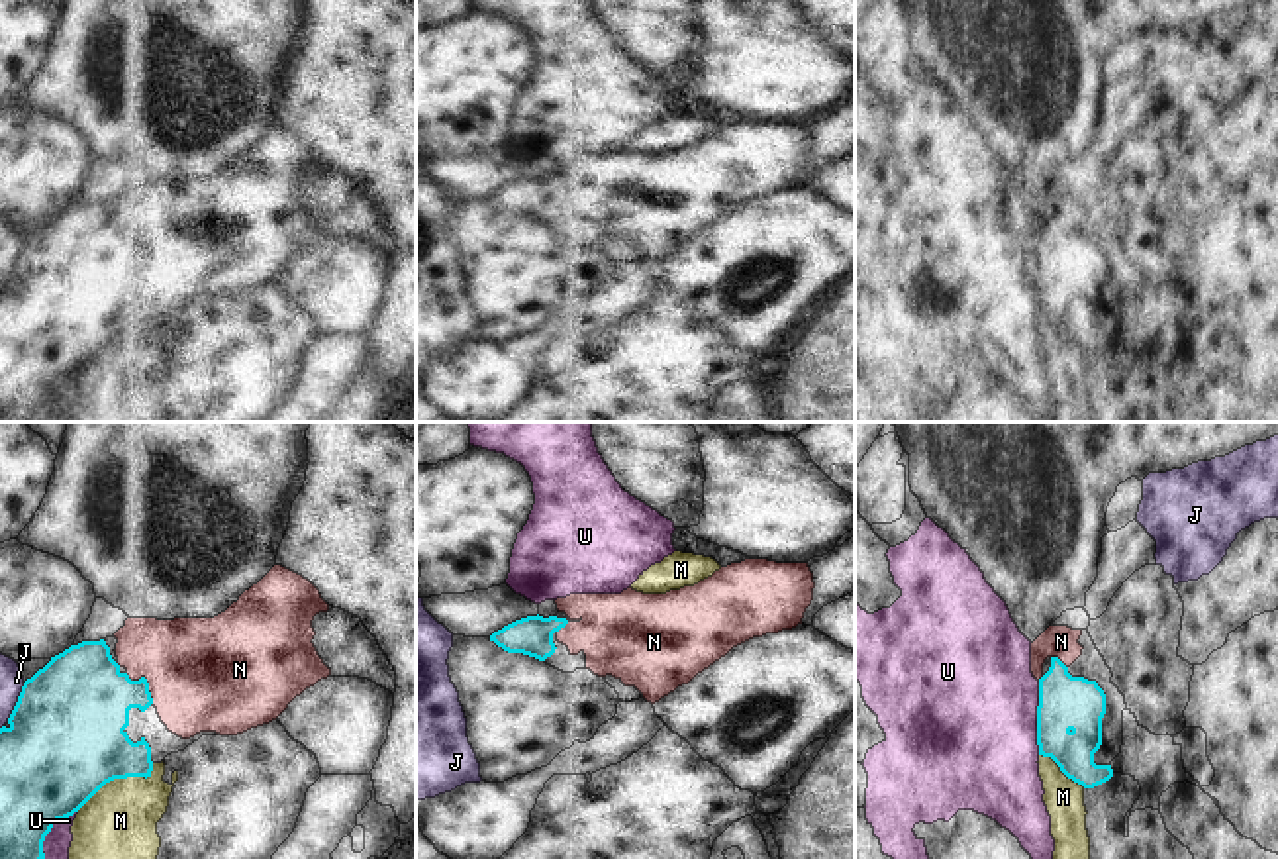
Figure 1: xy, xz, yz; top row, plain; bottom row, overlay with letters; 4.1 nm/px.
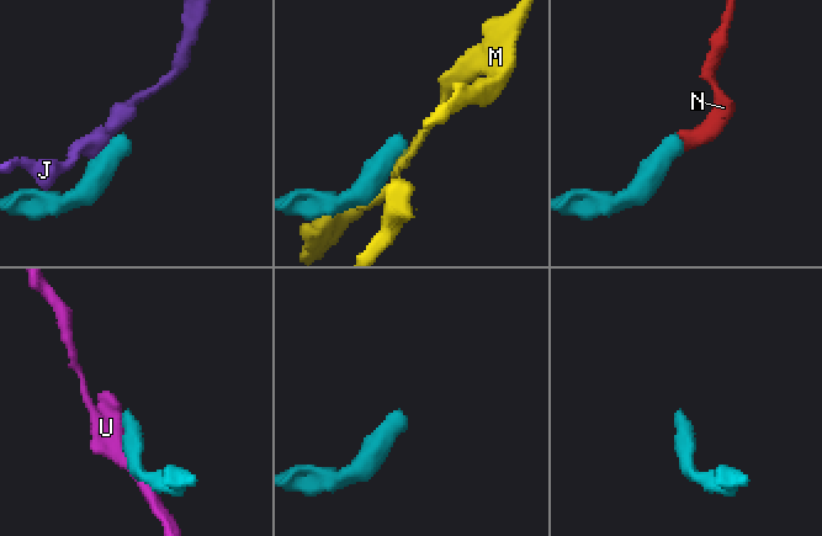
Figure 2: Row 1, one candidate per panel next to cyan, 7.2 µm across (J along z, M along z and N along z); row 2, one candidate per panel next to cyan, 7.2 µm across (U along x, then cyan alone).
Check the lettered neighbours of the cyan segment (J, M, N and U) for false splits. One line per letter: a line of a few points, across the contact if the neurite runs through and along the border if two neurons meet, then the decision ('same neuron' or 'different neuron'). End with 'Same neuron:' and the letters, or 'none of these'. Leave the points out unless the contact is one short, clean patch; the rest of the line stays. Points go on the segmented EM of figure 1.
J: different neuron
M: different neuron
N: line xy (89, 701), (138, 689), (146, 681), (157, 673), (204, 673); same neuron
U: different neuron
Same neuron: N

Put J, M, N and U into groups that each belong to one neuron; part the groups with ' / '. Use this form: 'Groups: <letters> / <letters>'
Groups: J / M / N / U

